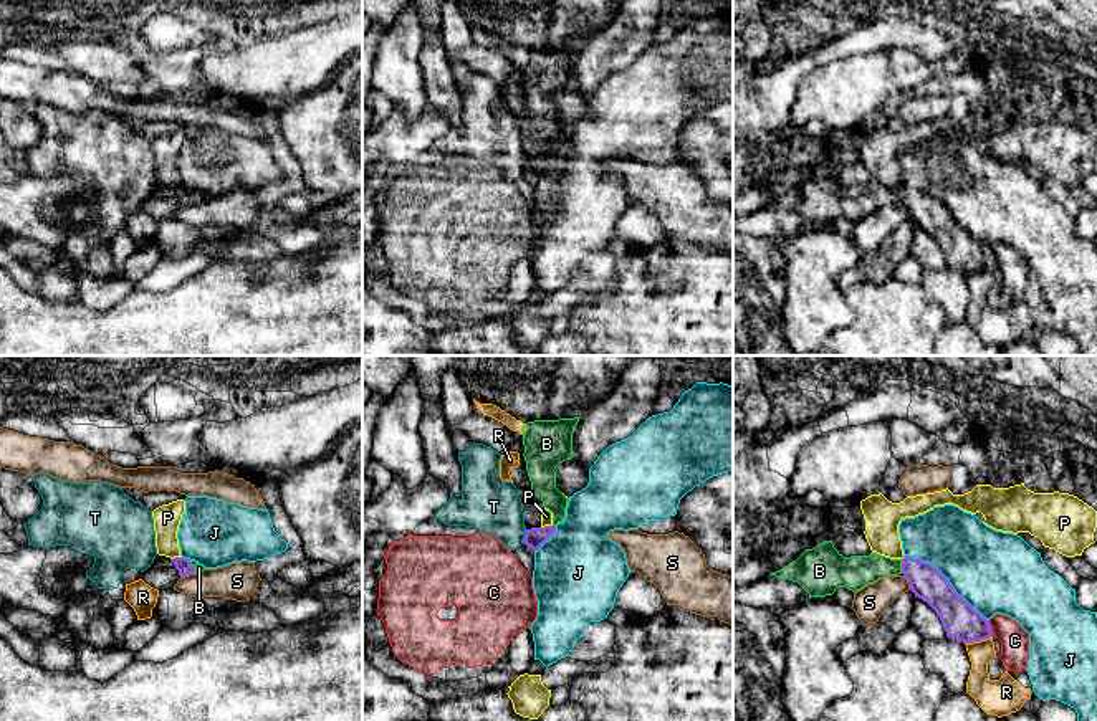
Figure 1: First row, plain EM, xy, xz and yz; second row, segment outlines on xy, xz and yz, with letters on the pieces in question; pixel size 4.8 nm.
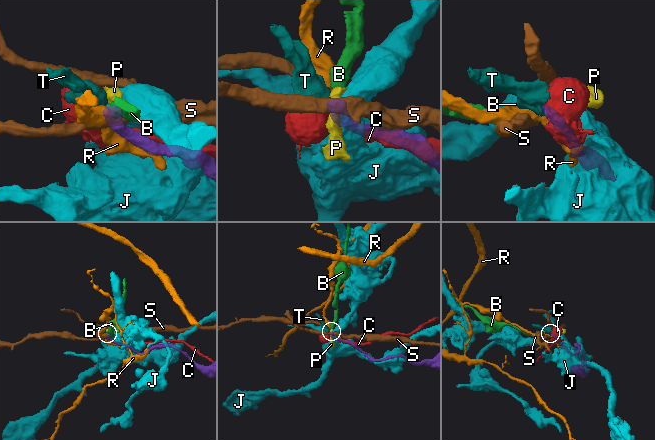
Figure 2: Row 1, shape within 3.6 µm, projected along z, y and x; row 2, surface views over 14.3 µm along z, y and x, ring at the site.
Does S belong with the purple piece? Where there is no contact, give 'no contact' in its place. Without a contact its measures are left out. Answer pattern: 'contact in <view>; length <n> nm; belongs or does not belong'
contact in yz; length 90 nm; does not belong

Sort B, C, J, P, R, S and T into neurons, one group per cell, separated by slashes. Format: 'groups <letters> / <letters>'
groups B / C T / J / P / R / S

